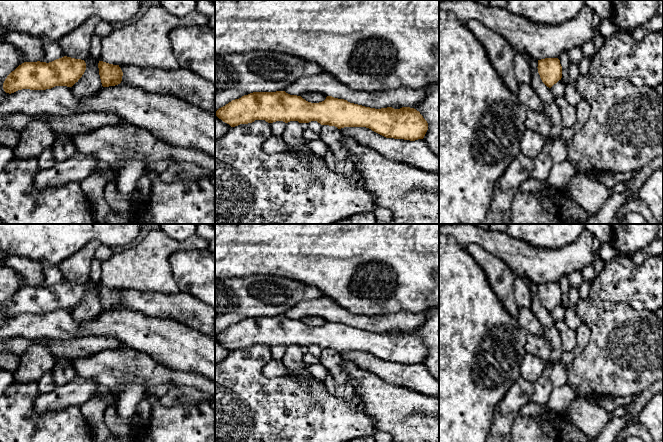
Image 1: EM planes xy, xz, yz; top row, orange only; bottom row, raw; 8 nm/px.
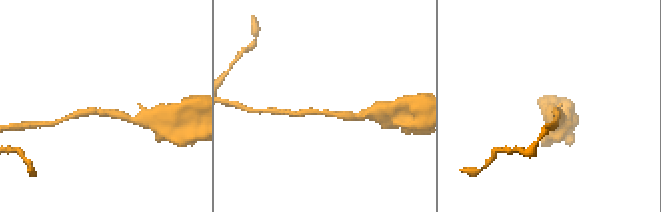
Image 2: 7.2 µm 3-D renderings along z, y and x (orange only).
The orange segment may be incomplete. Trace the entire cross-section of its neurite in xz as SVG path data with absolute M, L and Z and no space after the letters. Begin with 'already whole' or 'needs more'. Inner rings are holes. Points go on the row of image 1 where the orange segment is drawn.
already whole | M285 91L253 92L232 100L215 112L215 116L231 127L265 120L268 123L317 121L321 125L366 127L386 137L415 141L423 139L428 123L414 108L392 107L375 109L327 96L319 103L311 103L301 96Z

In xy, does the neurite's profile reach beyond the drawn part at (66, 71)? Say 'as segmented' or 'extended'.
as segmented

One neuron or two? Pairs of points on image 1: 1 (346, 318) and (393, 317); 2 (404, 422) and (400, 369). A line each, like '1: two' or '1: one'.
1: one
2: two

